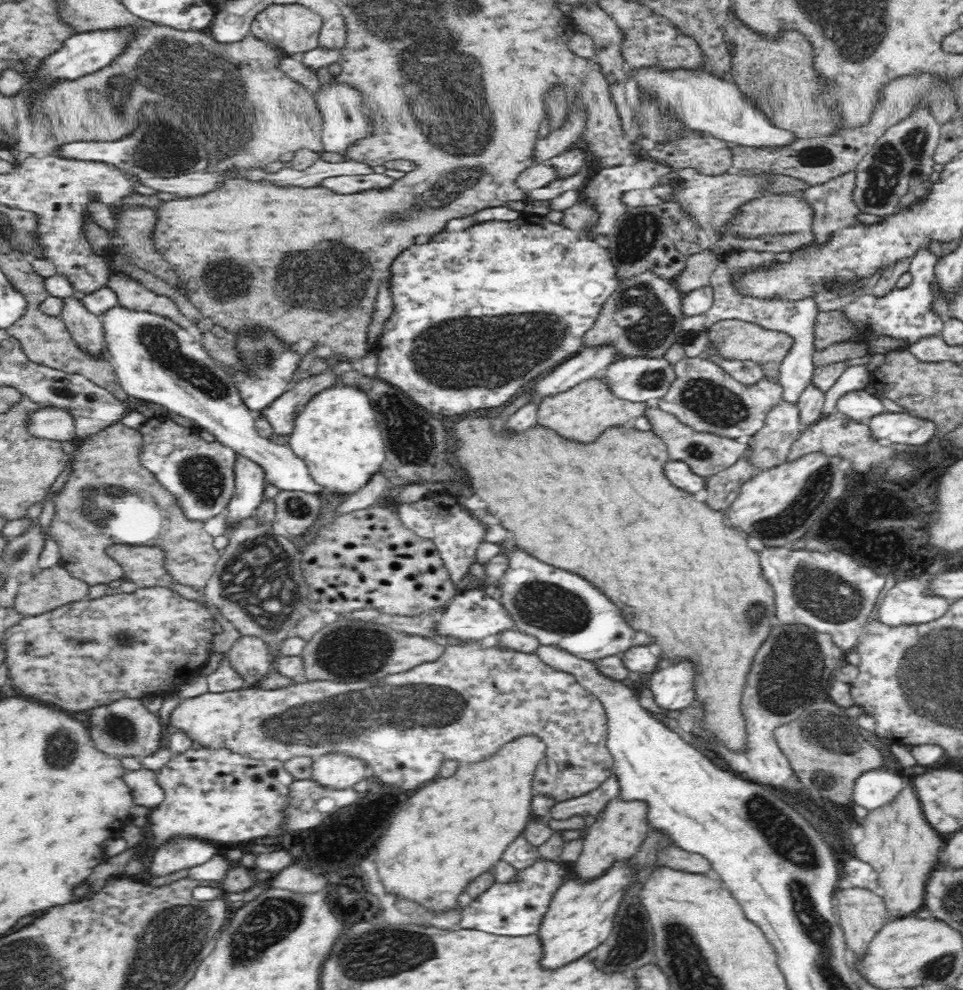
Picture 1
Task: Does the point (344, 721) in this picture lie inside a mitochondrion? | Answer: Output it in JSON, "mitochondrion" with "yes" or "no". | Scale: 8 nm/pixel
{"mitochondrion":"yes"}

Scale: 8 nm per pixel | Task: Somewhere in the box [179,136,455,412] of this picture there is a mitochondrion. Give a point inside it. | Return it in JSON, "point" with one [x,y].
{"point":[325,290]}

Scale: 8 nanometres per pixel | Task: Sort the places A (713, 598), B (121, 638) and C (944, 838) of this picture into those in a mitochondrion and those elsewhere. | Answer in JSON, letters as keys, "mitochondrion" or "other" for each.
{"A":"other","B":"mitochondrion","C":"other"}

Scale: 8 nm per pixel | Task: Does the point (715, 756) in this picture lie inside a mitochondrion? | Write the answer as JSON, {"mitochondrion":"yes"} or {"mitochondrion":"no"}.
{"mitochondrion":"no"}

